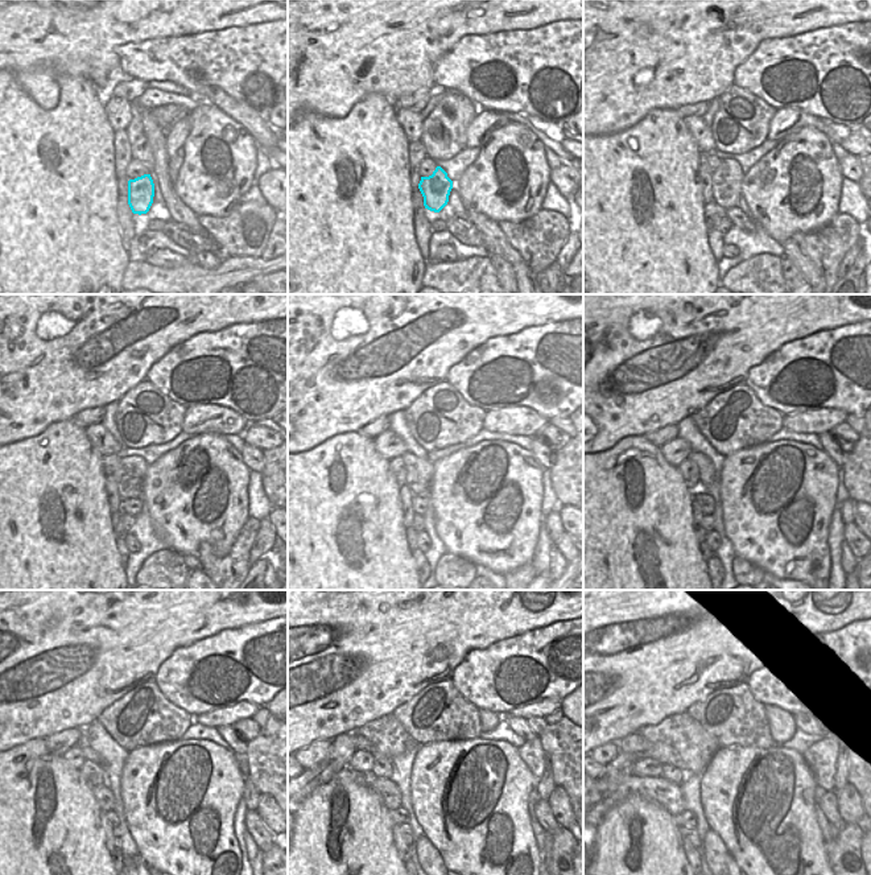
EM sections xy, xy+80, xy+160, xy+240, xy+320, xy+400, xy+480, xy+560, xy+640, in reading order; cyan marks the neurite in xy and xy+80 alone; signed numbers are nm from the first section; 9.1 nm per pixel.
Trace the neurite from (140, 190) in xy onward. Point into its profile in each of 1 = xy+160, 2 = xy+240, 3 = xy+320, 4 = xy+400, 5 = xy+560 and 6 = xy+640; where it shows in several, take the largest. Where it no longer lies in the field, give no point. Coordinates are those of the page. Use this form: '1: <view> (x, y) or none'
1: xy+160 (726, 180)
2: xy+240 (129, 475)
3: xy+320 (420, 471)
4: xy+400 (706, 470)
5: xy+560 (360, 743)
6: xy+640 (635, 745)

